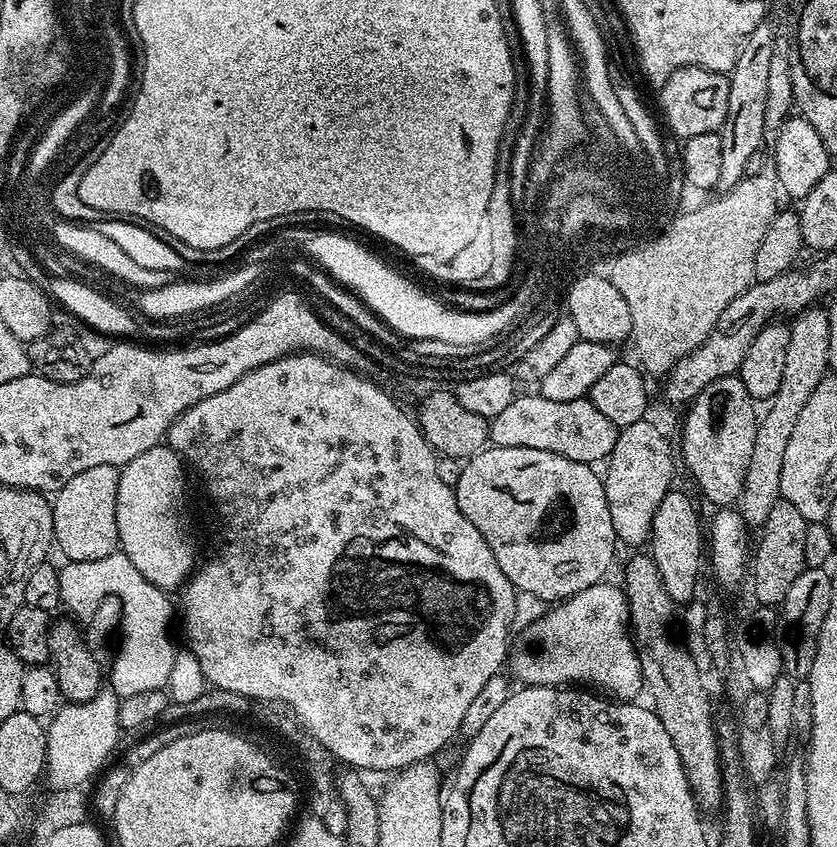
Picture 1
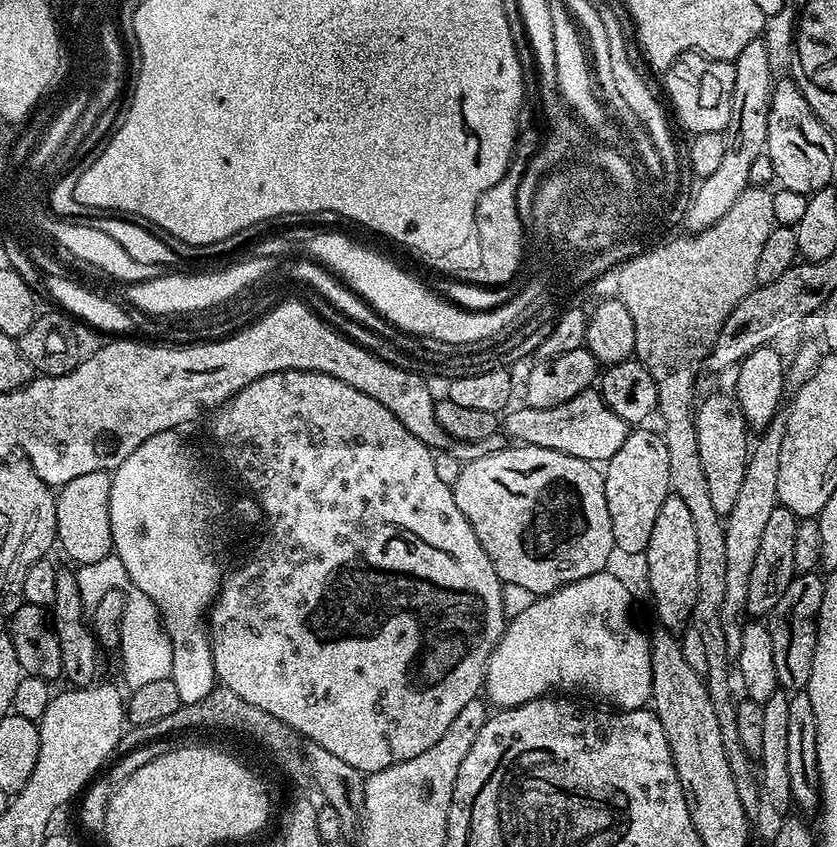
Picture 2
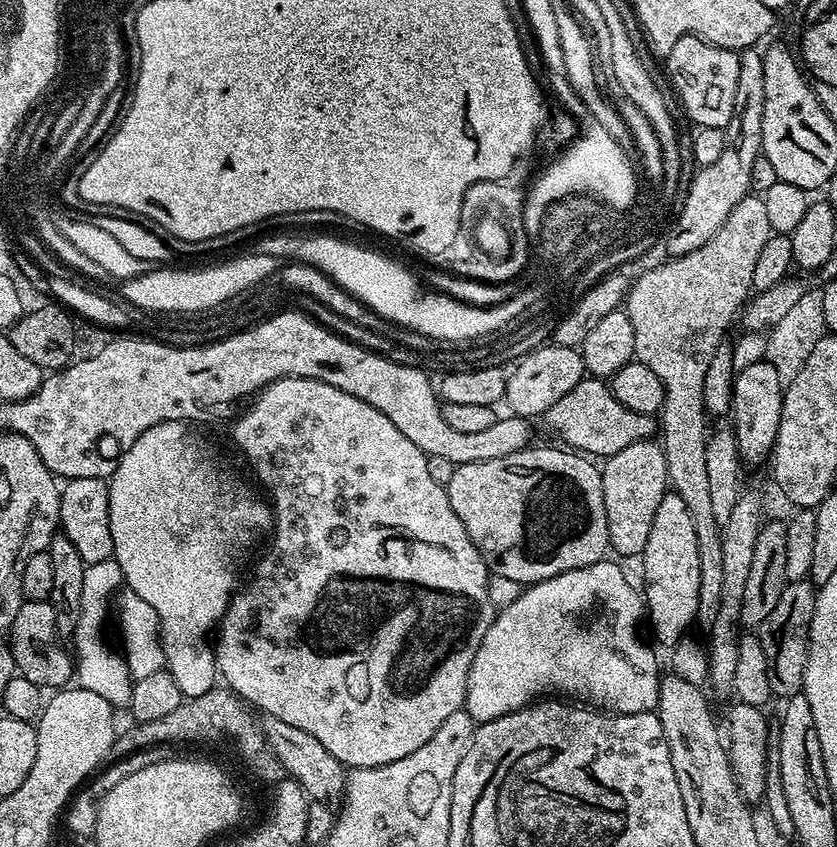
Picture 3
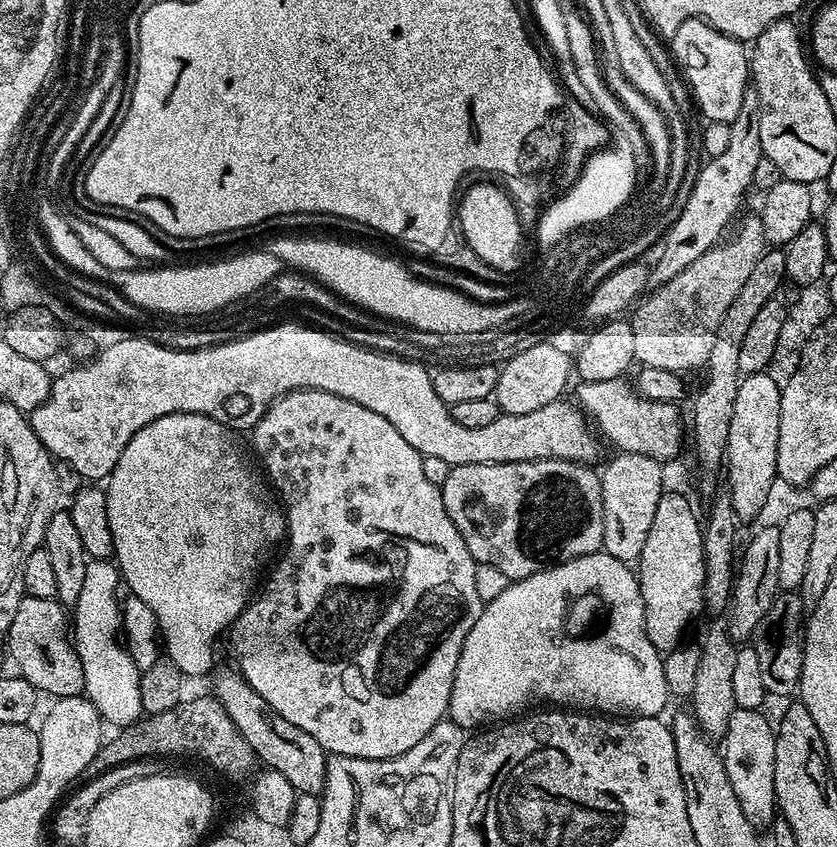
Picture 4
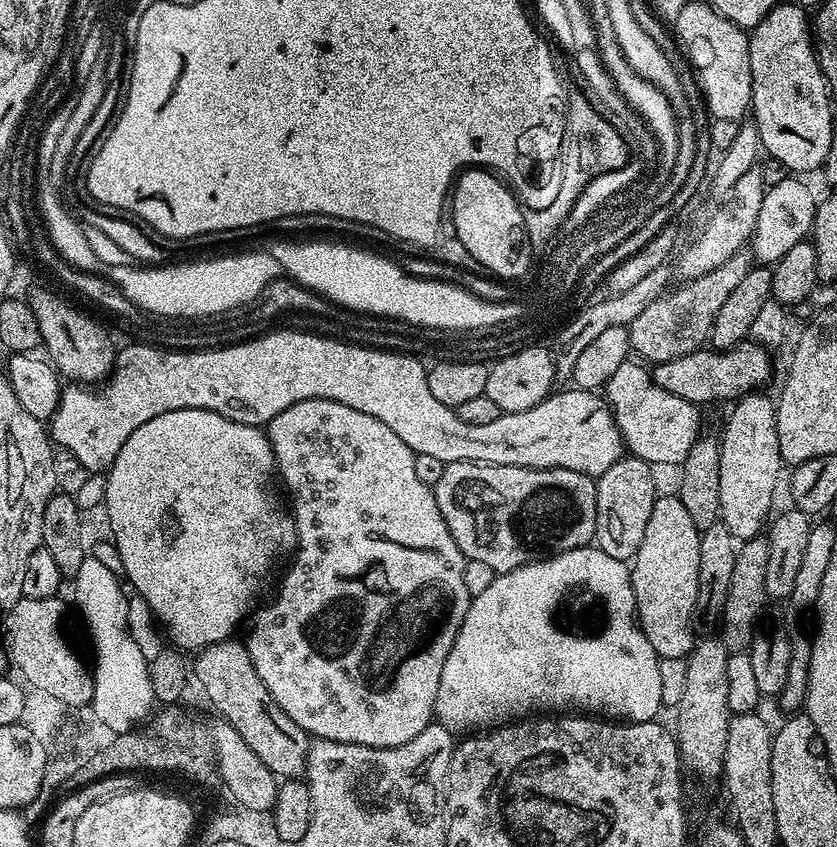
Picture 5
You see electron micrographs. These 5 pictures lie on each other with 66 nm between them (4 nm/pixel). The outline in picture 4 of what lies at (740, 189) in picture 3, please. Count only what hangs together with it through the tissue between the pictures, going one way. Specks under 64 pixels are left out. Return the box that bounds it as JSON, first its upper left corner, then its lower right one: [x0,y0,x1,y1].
[648,90,764,289]

